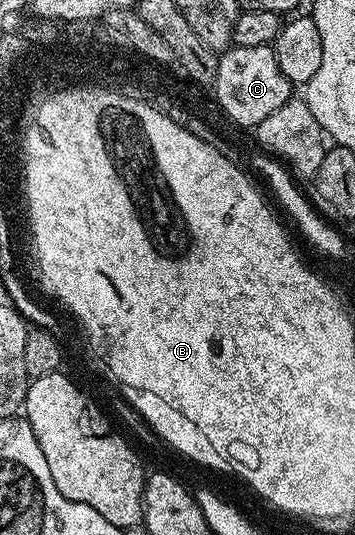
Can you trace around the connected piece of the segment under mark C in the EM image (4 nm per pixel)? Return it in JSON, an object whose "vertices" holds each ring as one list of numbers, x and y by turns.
{"vertices":[[269,44,239,48,231,46,218,56,218,69,214,79,213,99,230,124,239,128,253,130,258,127,272,110,280,110,284,102,292,98,292,85,284,78,284,70,280,70,280,62,276,62,276,54]]}

